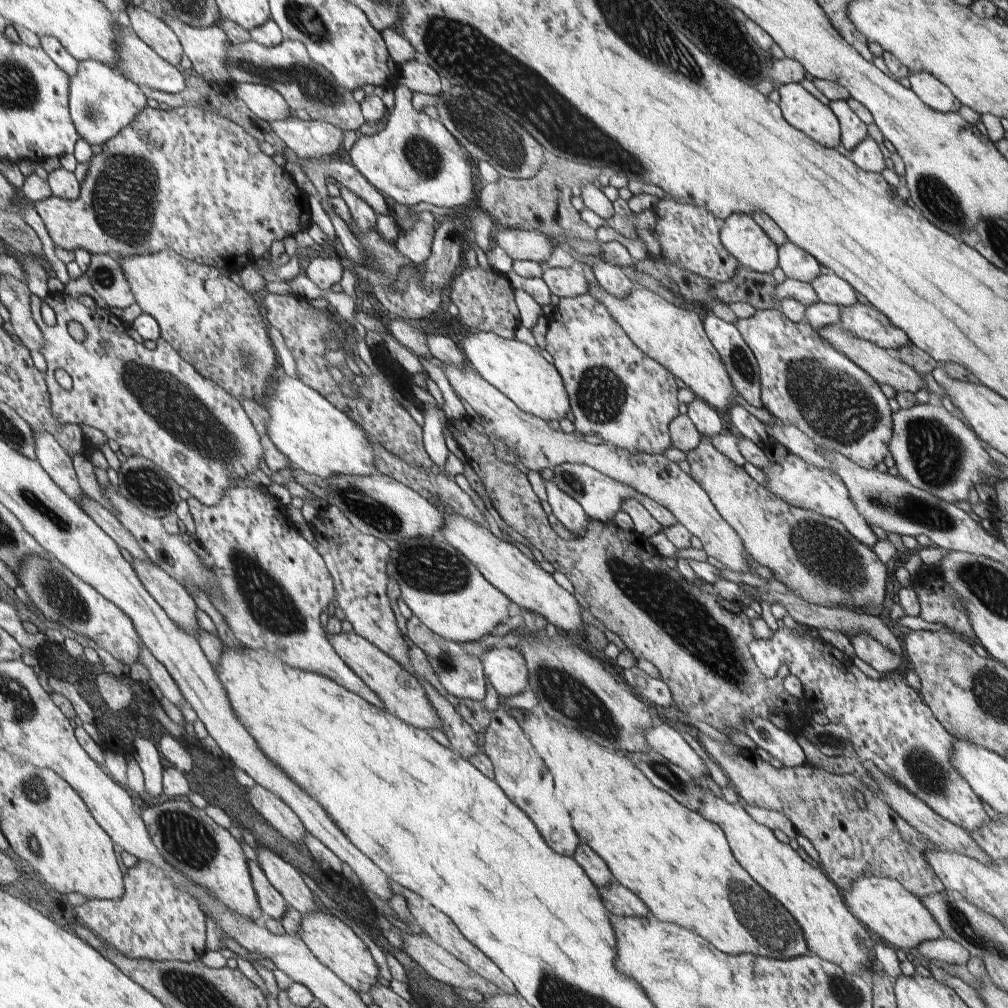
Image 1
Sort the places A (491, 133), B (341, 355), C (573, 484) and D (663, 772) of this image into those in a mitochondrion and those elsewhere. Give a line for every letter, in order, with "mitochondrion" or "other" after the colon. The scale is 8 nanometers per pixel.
A: mitochondrion
B: other
C: mitochondrion
D: mitochondrion

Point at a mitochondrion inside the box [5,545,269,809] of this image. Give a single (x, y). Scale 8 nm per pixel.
(60, 597)

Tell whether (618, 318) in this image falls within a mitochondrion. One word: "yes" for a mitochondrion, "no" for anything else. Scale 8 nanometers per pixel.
no

